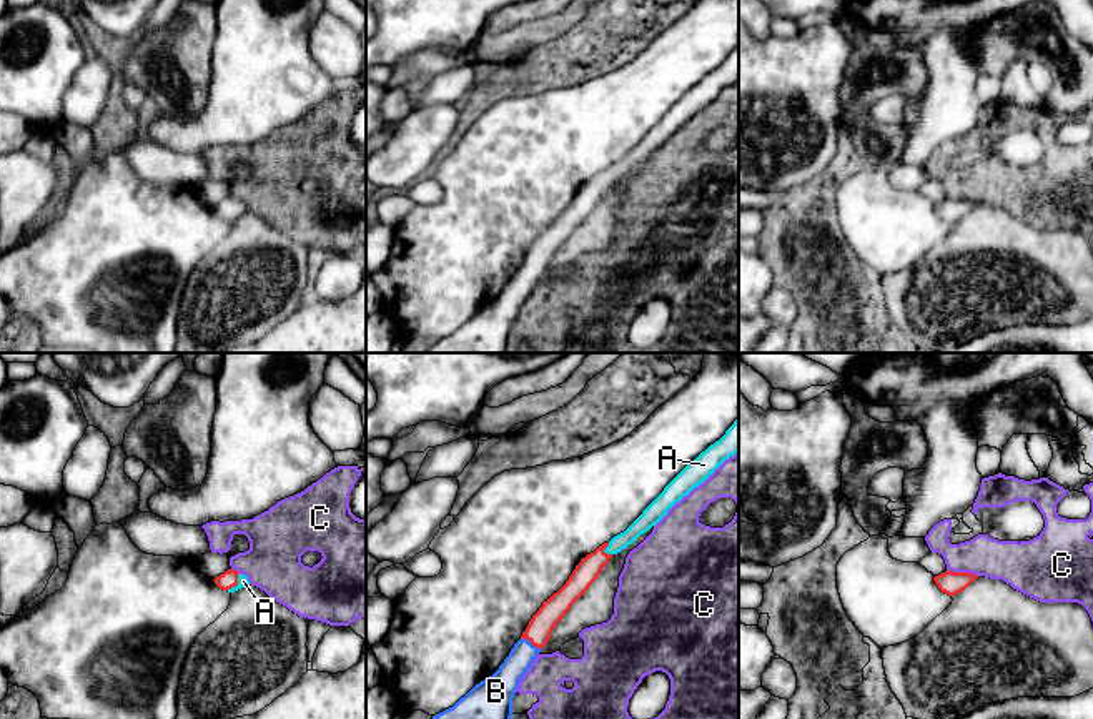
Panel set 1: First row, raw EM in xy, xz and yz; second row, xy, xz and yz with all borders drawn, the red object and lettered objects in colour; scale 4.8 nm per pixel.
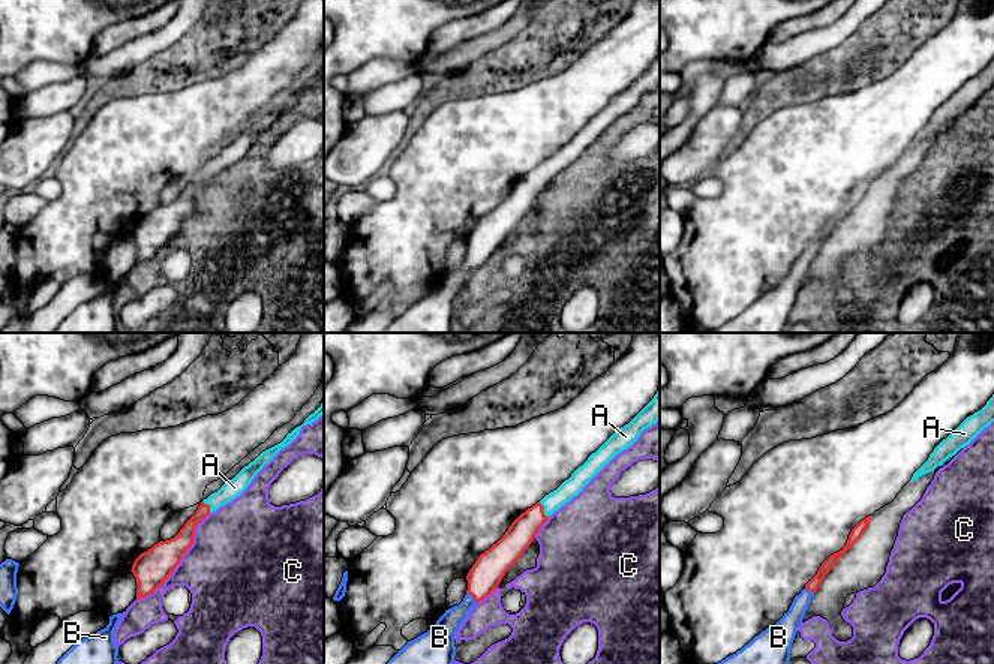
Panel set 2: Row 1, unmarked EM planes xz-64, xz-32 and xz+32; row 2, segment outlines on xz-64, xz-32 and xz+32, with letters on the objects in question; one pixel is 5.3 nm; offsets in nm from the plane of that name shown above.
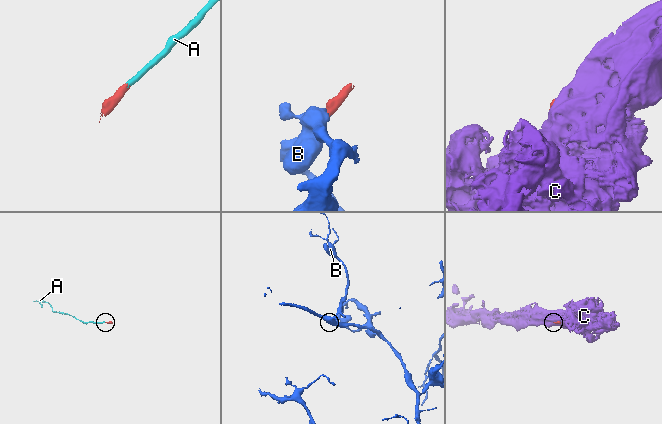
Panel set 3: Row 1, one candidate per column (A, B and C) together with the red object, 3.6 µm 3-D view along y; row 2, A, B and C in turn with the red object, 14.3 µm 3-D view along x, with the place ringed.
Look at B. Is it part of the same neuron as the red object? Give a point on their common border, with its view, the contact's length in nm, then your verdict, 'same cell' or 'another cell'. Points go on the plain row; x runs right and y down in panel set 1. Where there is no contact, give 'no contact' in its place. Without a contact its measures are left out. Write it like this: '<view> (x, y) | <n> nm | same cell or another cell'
xz (531, 270) | 110 nm | same cell

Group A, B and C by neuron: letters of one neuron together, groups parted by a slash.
A B / C

